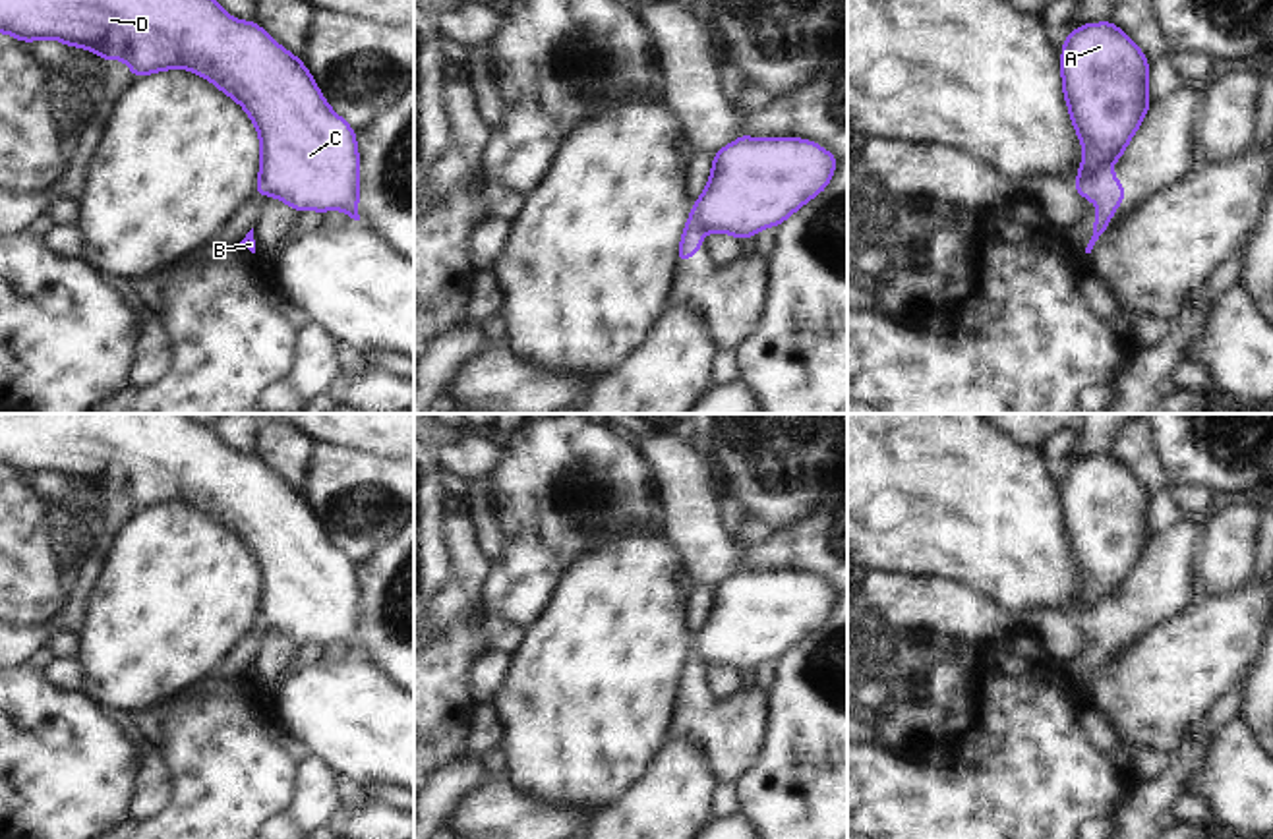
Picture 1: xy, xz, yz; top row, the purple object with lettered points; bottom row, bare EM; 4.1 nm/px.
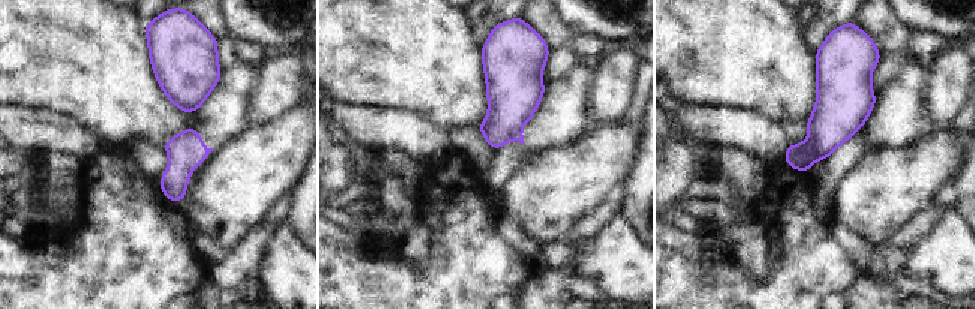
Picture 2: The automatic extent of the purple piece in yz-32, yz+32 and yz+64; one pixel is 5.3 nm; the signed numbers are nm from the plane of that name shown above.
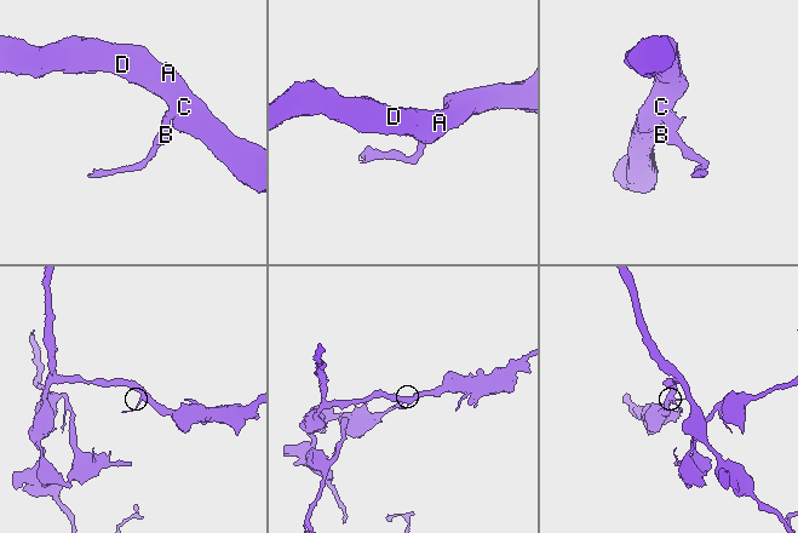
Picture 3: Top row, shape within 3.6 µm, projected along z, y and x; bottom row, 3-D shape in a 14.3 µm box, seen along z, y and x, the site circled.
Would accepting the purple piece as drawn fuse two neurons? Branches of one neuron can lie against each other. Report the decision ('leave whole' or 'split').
split

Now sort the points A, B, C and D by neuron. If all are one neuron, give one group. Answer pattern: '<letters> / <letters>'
A C D / B

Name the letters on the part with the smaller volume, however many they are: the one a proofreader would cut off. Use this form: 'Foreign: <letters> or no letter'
Foreign: B

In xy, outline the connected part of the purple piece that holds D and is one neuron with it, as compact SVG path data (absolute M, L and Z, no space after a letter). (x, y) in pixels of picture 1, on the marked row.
M0 0L0 33L19 41L58 39L126 60L133 77L184 68L242 104L261 141L259 182L265 193L298 213L340 209L358 215L360 159L356 131L331 110L302 60L255 21L230 17L217 0Z

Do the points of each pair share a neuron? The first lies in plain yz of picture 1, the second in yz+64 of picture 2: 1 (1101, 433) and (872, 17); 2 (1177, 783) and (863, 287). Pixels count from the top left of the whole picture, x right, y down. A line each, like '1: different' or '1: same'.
1: different
2: same

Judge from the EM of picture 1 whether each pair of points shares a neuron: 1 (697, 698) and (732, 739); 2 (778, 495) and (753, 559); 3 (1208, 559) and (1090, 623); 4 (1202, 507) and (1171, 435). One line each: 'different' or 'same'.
1: same
2: different
3: different
4: different

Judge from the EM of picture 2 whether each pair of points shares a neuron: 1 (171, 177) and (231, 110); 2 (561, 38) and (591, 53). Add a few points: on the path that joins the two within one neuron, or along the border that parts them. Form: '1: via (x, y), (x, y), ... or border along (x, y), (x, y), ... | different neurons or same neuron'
1: via (182, 161), (215, 126) | same neuron
2: border along (575, 36), (567, 45) | different neurons

